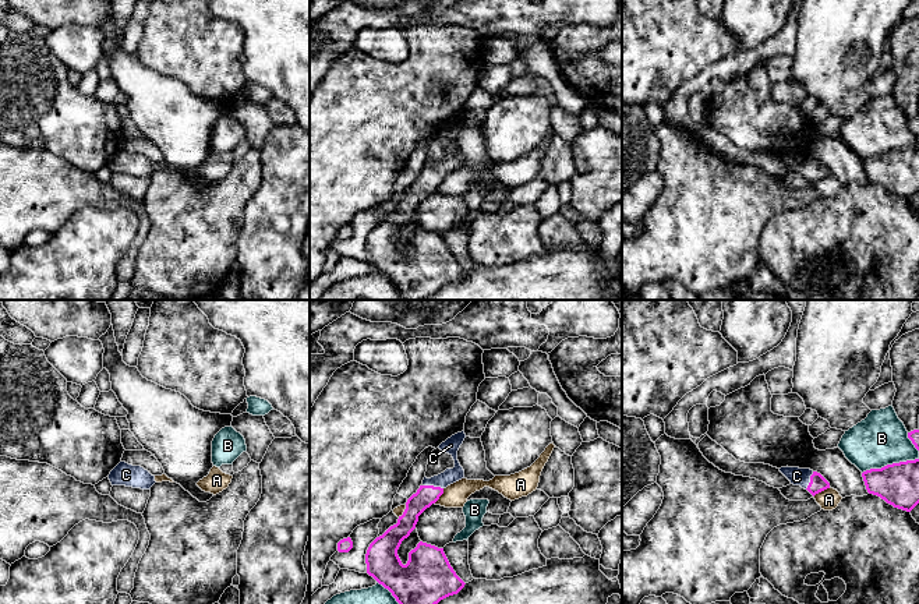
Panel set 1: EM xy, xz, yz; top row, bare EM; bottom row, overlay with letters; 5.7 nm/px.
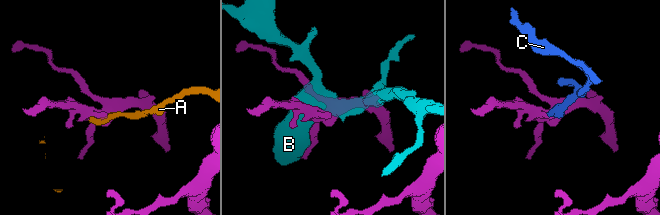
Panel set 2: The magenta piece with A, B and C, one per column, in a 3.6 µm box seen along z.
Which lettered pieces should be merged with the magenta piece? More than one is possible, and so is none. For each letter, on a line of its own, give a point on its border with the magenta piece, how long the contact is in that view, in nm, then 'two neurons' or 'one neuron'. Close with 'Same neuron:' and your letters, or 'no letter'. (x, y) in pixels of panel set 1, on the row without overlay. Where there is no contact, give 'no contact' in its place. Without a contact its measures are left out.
A: meets magenta in yz at (822, 177); contact 120 nm long; two neurons
B: meets magenta in yz at (890, 152); contact 340 nm long; two neurons
C: meets magenta in xz at (433, 173); contact 120 nm long; one neuron
Same neuron: C

